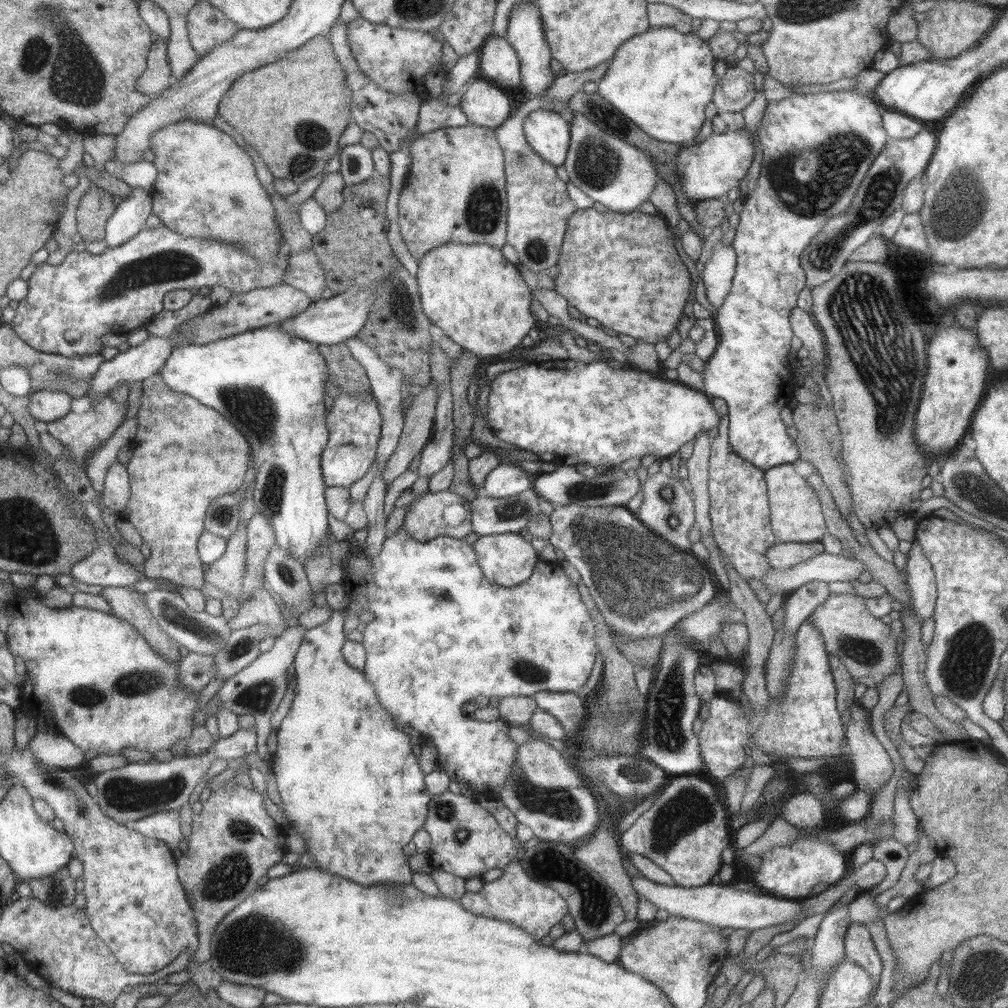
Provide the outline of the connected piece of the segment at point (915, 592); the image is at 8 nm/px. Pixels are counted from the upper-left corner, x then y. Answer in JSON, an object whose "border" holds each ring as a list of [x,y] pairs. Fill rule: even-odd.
{"border":[[[912,542],[912,549],[907,554],[907,586],[913,596],[914,612],[922,620],[928,620],[935,613],[937,584],[930,560],[924,556],[919,542]]]}

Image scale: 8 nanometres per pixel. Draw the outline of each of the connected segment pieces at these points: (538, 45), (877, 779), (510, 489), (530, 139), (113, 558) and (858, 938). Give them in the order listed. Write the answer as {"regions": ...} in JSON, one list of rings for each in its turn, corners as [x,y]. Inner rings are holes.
{"regions":[[[[518,4],[514,7],[509,17],[508,36],[506,40],[510,46],[516,50],[521,60],[521,86],[520,88],[528,96],[541,95],[548,91],[548,88],[554,84],[556,77],[551,70],[550,60],[551,50],[546,36],[544,34],[544,24],[540,16],[538,6],[534,4]]],[[[854,700],[849,706],[850,721],[846,728],[846,738],[849,748],[849,756],[852,761],[852,780],[857,784],[860,791],[867,792],[870,798],[874,798],[882,790],[882,787],[887,784],[890,777],[894,774],[895,766],[892,764],[892,759],[882,747],[882,744],[876,739],[872,731],[871,711],[859,701]]],[[[500,463],[488,474],[483,494],[490,498],[508,498],[533,487],[530,484],[530,474],[519,464]]],[[[548,109],[532,111],[522,123],[526,142],[555,167],[563,164],[570,148],[570,125],[560,114]]],[[[99,537],[98,547],[88,558],[76,562],[71,575],[76,583],[102,587],[131,587],[145,578],[140,566],[119,560],[109,541]]],[[[852,921],[845,934],[845,954],[858,966],[864,967],[874,980],[874,989],[868,1003],[876,995],[880,983],[883,964],[878,953],[879,950],[868,927],[864,923]]]]}

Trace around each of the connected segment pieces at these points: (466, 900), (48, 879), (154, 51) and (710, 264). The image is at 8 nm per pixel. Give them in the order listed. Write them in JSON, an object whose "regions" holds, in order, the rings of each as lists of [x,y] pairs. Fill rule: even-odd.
{"regions":[[[[517,858],[503,869],[503,875],[498,880],[484,883],[480,892],[467,890],[459,899],[460,904],[468,912],[512,922],[538,940],[548,935],[550,928],[558,924],[560,919],[569,913],[567,902],[561,895],[557,894],[551,885],[546,886],[537,880],[532,880],[524,872]]],[[[66,865],[61,866],[54,874],[29,880],[29,885],[32,896],[53,907],[72,905],[77,894],[75,880],[70,876]]],[[[159,39],[151,47],[147,56],[146,71],[144,71],[140,79],[138,79],[138,83],[136,83],[136,89],[142,92],[142,94],[156,96],[174,83],[167,55],[167,42]]],[[[721,239],[720,247],[716,248],[712,257],[704,265],[702,275],[702,280],[706,285],[707,298],[716,309],[723,305],[726,295],[732,289],[736,265],[736,251],[732,245],[724,245]]]]}

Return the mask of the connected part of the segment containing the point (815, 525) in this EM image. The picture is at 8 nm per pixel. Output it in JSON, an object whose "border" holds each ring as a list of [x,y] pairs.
{"border":[[[794,465],[774,466],[765,471],[768,497],[770,502],[772,532],[778,541],[803,542],[821,540],[827,533],[827,526],[818,494],[802,476],[796,473]]]}

